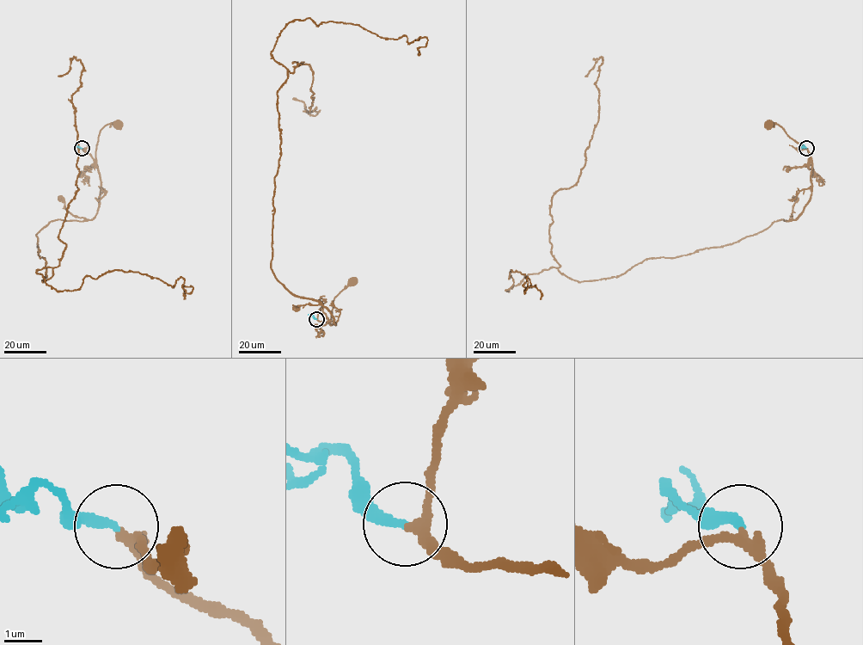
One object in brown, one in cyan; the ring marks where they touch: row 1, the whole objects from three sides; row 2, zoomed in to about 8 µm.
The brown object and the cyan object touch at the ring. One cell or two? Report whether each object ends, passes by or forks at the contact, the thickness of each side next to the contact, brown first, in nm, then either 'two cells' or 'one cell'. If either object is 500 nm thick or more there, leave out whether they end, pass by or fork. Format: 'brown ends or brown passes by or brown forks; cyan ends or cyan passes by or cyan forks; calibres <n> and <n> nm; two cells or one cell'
brown passes by; cyan ends; calibres 240 and 240 nm; one cell

